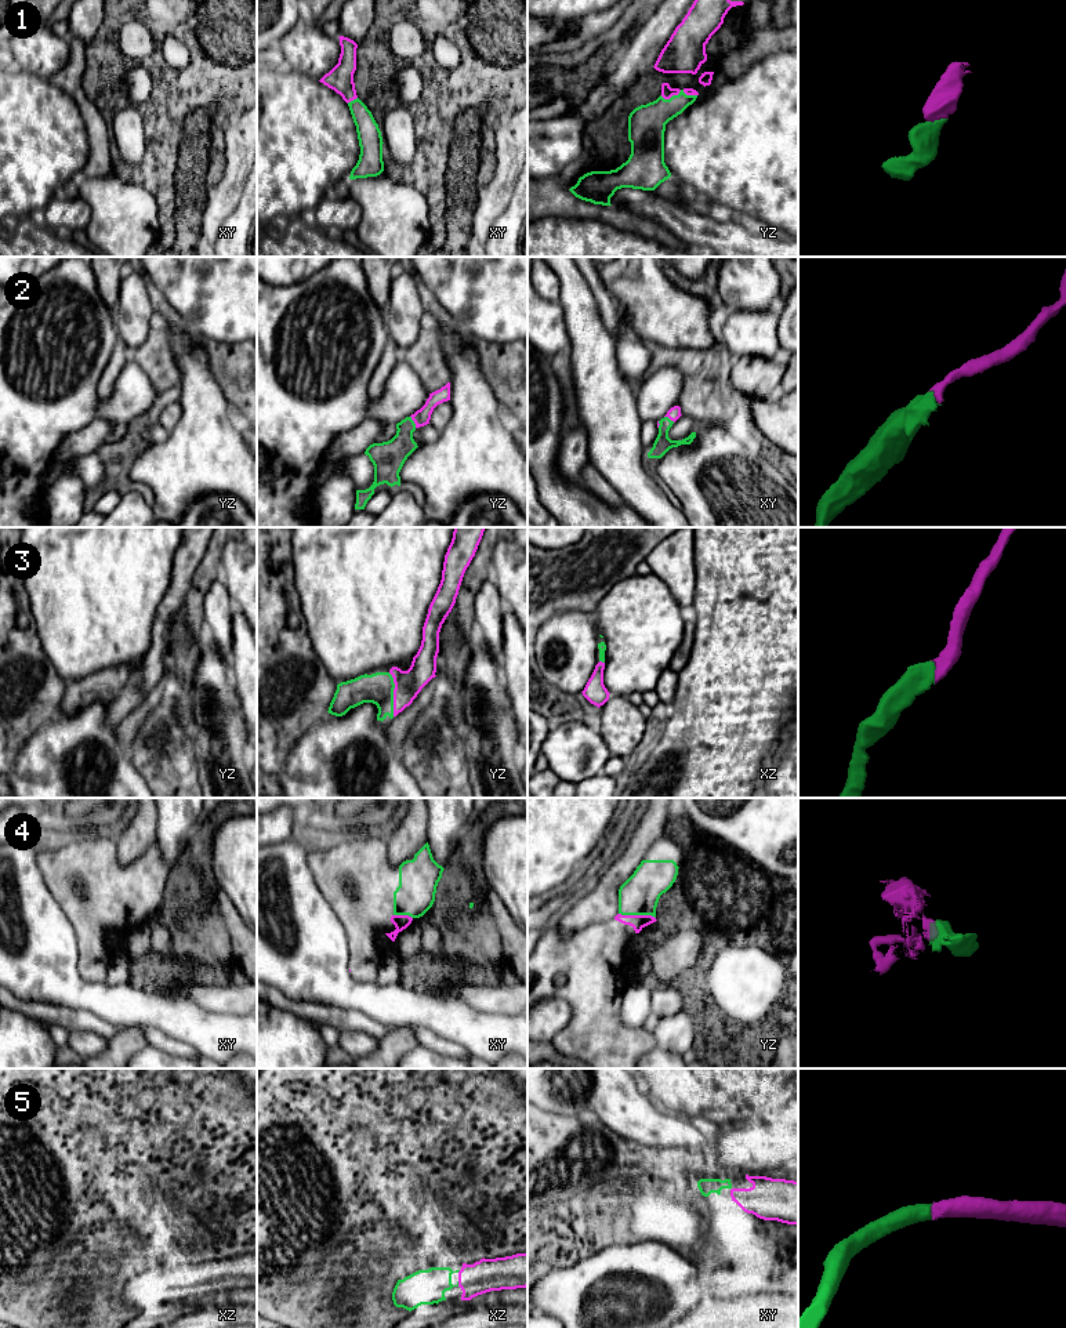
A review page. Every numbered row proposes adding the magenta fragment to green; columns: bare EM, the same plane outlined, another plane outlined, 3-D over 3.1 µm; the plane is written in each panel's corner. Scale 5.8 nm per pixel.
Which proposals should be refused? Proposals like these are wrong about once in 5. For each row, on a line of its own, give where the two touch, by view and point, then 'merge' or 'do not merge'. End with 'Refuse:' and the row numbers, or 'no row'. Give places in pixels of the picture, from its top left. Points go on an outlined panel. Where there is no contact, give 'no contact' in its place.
1: meets green in yz at (680, 93); merge
2: meets green in yz at (413, 421); merge
3: meets green in yz at (392, 695); merge
4: meets green in yz at (637, 914); merge
5: meets green in xz at (457, 1284); merge
Refuse: no row

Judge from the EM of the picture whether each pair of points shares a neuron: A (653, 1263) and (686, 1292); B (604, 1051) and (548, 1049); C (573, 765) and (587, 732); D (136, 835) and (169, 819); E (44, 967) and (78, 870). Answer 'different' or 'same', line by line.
A: same
B: same
C: same
D: different
E: different

